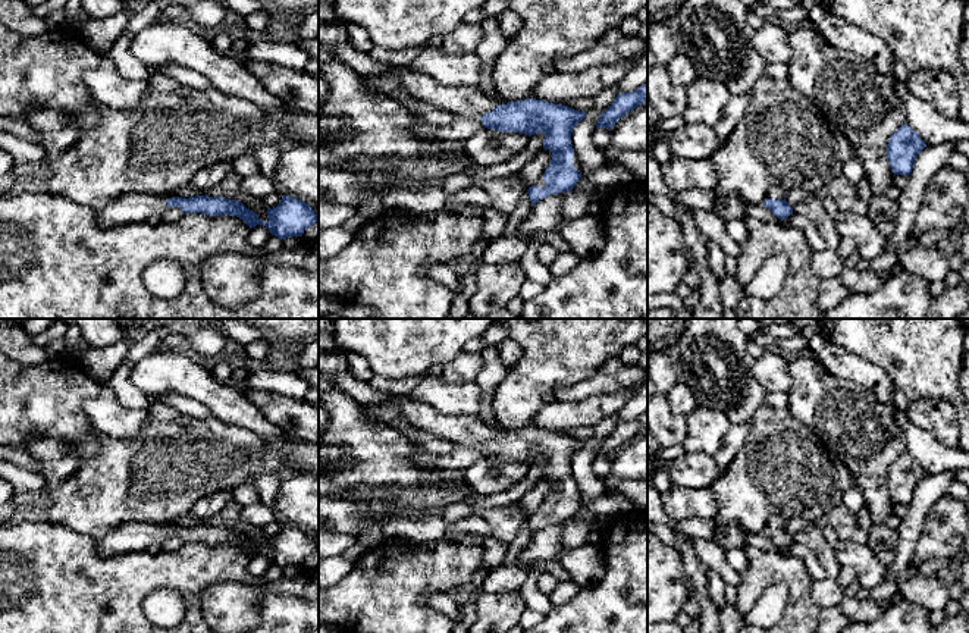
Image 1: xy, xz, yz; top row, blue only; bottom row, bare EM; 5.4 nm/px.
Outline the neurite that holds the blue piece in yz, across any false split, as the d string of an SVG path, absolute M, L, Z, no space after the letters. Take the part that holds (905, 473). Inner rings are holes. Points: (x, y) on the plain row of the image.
M907 452L900 455L888 469L887 488L891 501L909 505L918 483L926 476L925 470Z

